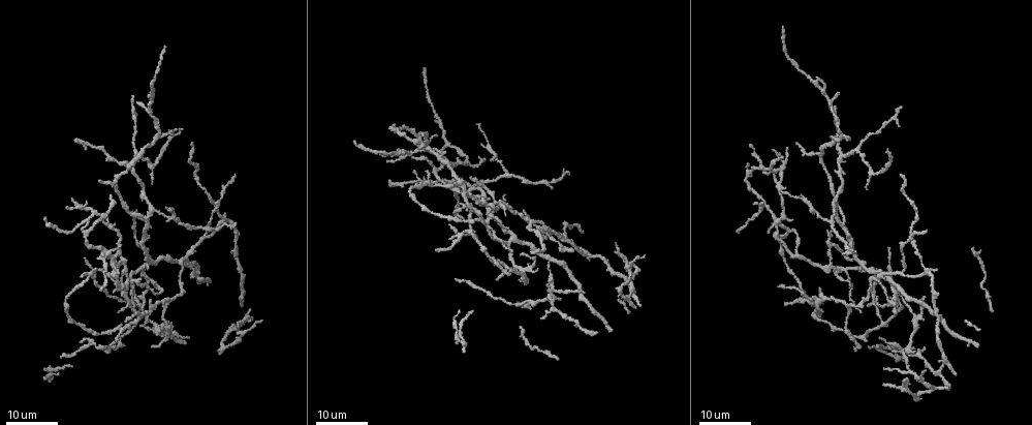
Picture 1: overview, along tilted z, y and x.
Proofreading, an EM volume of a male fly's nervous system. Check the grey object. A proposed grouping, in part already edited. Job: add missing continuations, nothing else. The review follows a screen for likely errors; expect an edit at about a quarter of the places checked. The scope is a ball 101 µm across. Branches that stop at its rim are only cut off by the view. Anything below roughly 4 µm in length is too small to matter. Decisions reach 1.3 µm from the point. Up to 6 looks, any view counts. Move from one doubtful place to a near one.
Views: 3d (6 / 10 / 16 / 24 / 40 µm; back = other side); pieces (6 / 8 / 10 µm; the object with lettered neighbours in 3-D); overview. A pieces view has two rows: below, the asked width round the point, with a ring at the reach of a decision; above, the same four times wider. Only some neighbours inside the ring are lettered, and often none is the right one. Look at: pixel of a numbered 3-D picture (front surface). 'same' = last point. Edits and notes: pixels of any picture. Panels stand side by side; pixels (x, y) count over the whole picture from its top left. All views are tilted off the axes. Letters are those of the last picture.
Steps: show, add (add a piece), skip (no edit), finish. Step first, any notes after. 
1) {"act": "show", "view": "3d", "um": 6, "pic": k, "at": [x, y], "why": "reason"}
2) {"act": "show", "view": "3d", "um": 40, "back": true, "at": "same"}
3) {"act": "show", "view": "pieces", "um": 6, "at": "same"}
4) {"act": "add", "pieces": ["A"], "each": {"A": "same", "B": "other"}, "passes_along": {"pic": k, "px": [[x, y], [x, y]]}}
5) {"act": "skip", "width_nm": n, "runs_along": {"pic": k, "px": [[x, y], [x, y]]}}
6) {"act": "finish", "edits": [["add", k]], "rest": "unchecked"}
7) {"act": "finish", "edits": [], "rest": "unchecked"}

{"act": "show", "view": "3d", "um": 24, "pic": 1, "at": [584, 230], "why": "free end"}

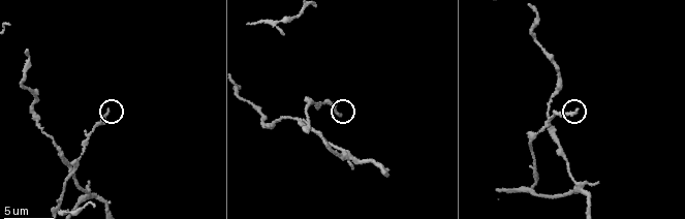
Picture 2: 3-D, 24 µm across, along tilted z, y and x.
{"act": "show", "view": "pieces", "um": 6, "pic": 2, "at": [340, 114]}

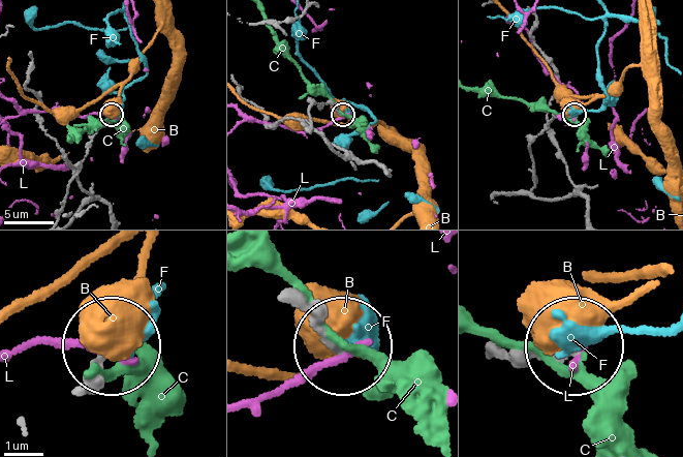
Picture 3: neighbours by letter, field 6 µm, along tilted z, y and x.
{"act": "skip", "width_nm": 170, "each": {"B": "other", "C": "other", "F": "other", "L": "other"}, "found": "none of them fits"}

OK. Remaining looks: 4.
{"act": "show", "view": "3d", "um": 16, "pic": 1, "at": [164, 46], "why": "an open end"}

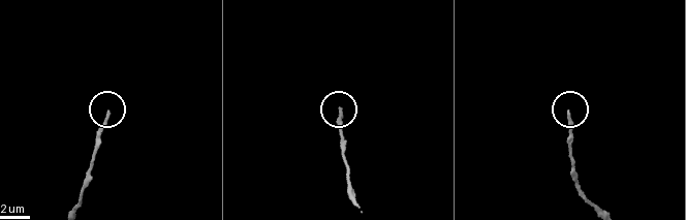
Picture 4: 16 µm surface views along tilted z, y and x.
{"act": "show", "view": "pieces", "um": 8, "pic": 4, "at": [568, 113]}

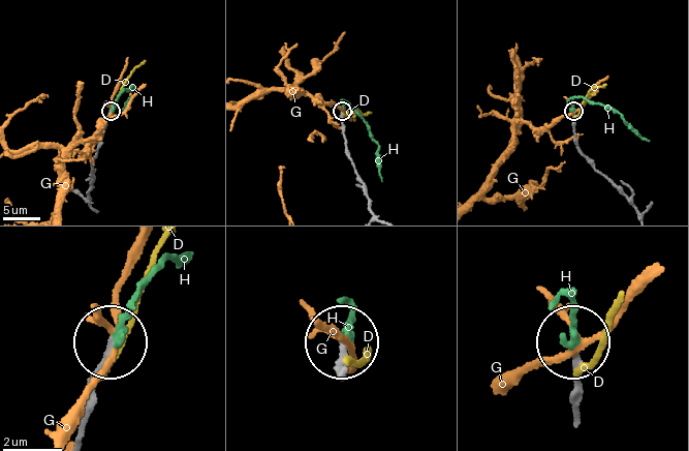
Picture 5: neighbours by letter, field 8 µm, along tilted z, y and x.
{"act": "add", "pieces": ["H"], "each": {"D": "other", "G": "other", "H": "same"}, "passes_along": {"pic": 5, "px": [[573, 126], [573, 98], [583, 97], [615, 109], [648, 140]]}, "found": "the cell continues"}

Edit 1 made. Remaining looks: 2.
{"act": "show", "view": "3d", "um": 16, "pic": 1, "at": [779, 288], "why": "thin end"}

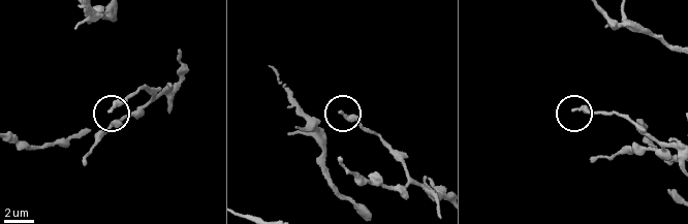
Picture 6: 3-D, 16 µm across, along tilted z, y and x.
{"act": "show", "view": "pieces", "um": 6, "pic": 6, "at": [572, 110]}

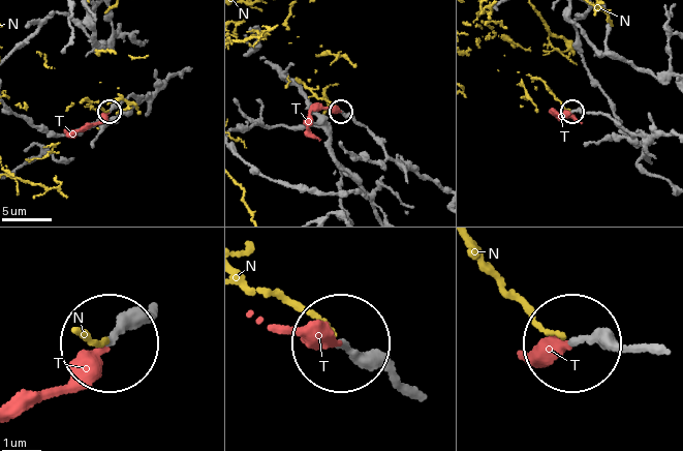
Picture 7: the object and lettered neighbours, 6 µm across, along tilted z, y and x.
{"act": "add", "pieces": ["T"], "each": {"N": "other", "T": "same"}, "passes_along": {"pic": 7, "px": [[643, 347], [591, 336], [527, 352]]}, "found": "it goes on there"}

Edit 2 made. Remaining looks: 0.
{"act": "finish", "edits": [["add", 5], ["add", 7]], "rest": "unchecked"}

